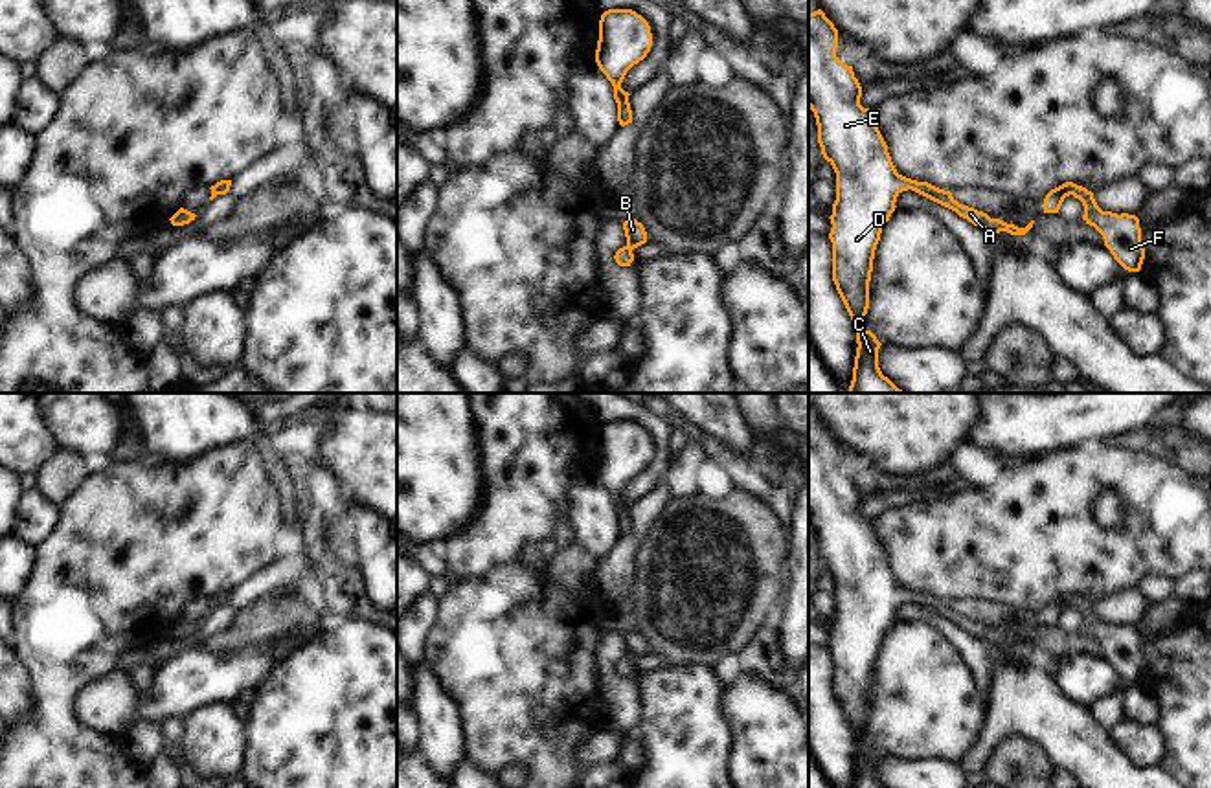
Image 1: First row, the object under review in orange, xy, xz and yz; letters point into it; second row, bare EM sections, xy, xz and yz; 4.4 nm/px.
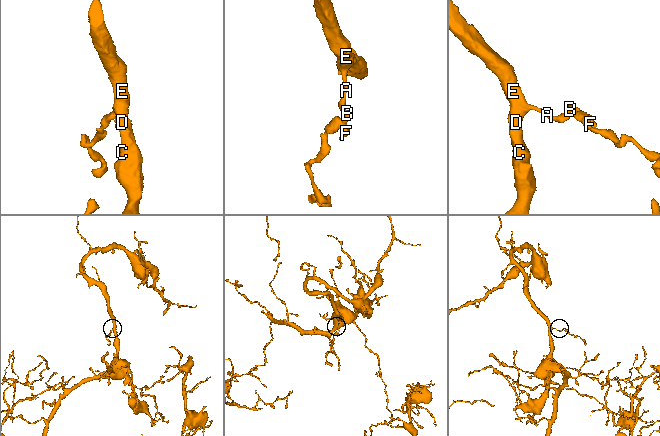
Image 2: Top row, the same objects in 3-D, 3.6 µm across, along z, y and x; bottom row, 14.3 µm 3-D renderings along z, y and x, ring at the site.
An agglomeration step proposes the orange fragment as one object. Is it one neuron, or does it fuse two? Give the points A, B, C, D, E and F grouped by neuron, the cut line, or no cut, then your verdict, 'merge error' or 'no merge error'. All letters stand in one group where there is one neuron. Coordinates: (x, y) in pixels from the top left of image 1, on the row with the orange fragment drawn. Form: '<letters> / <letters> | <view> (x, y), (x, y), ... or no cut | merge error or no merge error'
A B C D E F | no cut | no merge error

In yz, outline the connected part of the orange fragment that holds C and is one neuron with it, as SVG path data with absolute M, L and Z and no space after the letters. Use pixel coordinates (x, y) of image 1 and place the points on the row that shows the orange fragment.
M821 9L809 13L809 108L814 112L814 118L816 118L818 143L821 147L821 154L832 165L836 173L836 200L832 204L832 215L829 217L832 224L831 233L829 233L829 239L832 242L832 281L853 320L853 325L856 331L856 343L858 343L849 393L904 393L888 377L884 377L878 367L878 349L882 343L877 340L877 336L871 331L862 329L862 323L869 309L869 281L871 281L871 272L873 272L875 250L880 241L884 224L889 220L891 213L897 208L895 206L897 197L902 191L911 189L956 211L959 217L967 219L974 226L992 235L1000 231L1007 231L1011 235L1025 235L1033 228L1035 220L1031 220L1025 228L1018 228L1000 219L990 219L983 211L959 204L952 197L950 191L939 189L928 182L917 182L917 180L899 174L888 152L888 145L877 127L873 110L864 108L860 105L862 86L858 79L854 77L853 66L843 64L836 57L836 48L838 48L838 29L834 28L834 24L825 17Z

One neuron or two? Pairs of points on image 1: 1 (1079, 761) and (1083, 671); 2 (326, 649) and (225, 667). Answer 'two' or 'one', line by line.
1: two
2: two

